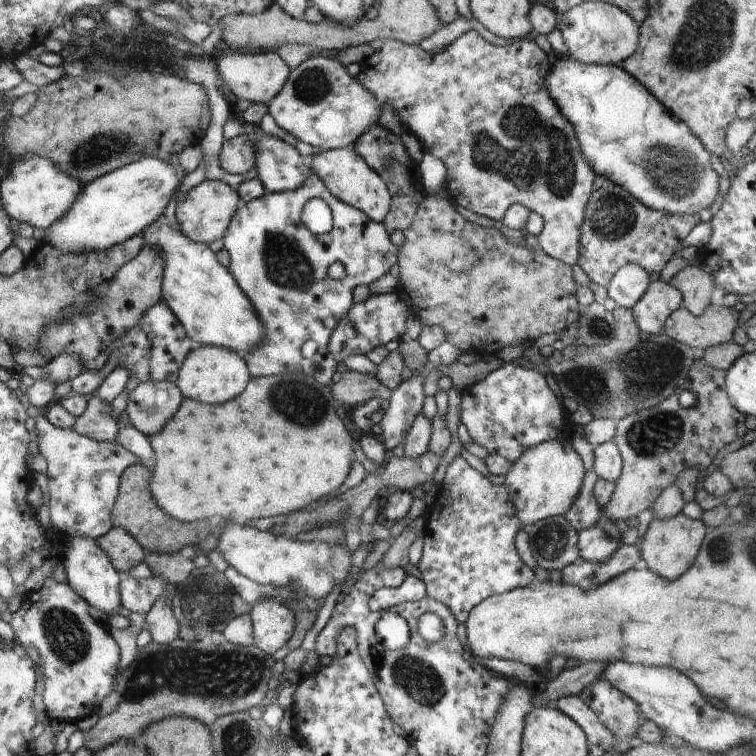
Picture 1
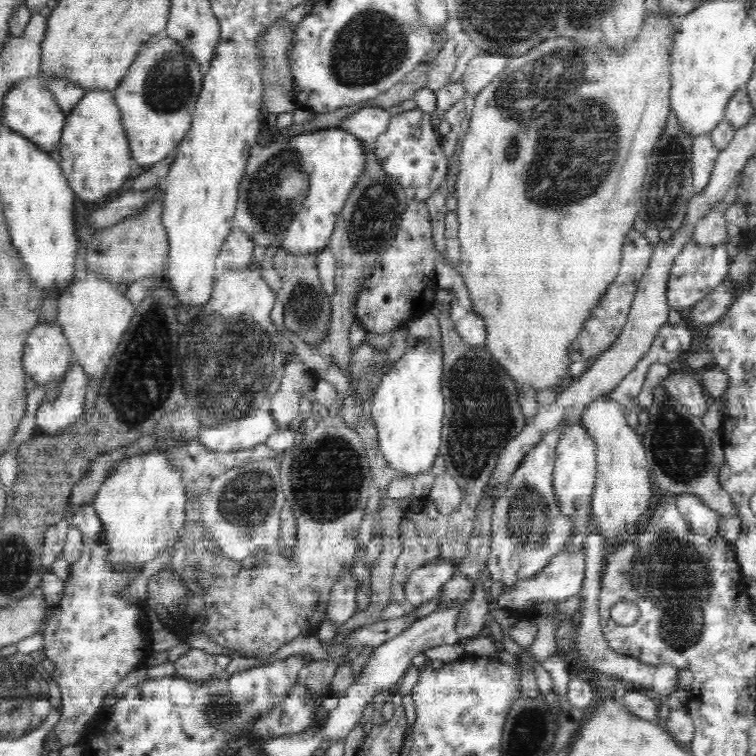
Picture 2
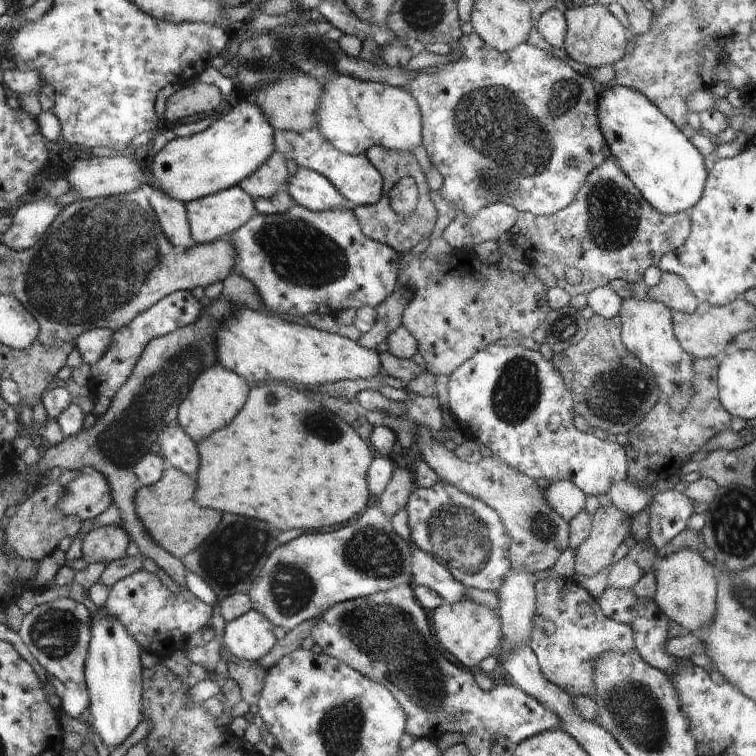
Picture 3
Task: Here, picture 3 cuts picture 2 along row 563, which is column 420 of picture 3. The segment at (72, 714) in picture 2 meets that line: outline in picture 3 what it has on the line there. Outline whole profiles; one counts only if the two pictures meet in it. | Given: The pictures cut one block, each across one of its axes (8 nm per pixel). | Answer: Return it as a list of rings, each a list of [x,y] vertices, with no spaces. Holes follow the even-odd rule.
[[[471,32],[469,36],[461,36],[455,42],[453,48],[455,48],[455,52],[461,54],[455,62],[447,62],[447,64],[439,64],[435,68],[429,68],[427,72],[419,74],[417,78],[413,78],[409,82],[409,94],[417,100],[417,104],[421,108],[421,116],[423,116],[423,148],[425,148],[425,152],[429,156],[429,162],[433,164],[433,170],[437,170],[441,174],[441,178],[443,178],[443,188],[439,192],[435,192],[435,194],[433,192],[429,194],[433,204],[435,204],[435,210],[437,210],[433,236],[439,236],[439,232],[445,230],[451,224],[451,218],[453,218],[451,208],[461,210],[467,218],[473,218],[481,208],[493,204],[495,200],[503,202],[507,206],[513,206],[519,212],[531,212],[535,216],[553,216],[555,212],[567,208],[567,204],[571,204],[575,200],[575,196],[577,196],[575,192],[579,192],[577,186],[587,180],[585,176],[593,168],[589,158],[595,152],[601,150],[603,140],[605,140],[605,138],[601,138],[603,132],[599,132],[601,128],[599,128],[599,122],[597,122],[597,100],[599,98],[595,96],[593,84],[587,78],[587,74],[585,76],[575,74],[573,70],[569,70],[567,64],[563,64],[557,58],[549,56],[545,50],[539,50],[539,48],[529,46],[529,44],[519,44],[511,52],[503,52],[501,54],[499,50],[485,46],[485,42],[475,32]]]

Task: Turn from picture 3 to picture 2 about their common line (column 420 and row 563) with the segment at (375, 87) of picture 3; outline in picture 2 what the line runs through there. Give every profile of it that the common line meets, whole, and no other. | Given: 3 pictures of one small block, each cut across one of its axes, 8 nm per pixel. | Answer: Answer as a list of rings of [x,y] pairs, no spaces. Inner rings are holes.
[[[150,450],[148,454],[122,460],[92,502],[104,526],[106,562],[116,572],[138,574],[146,562],[178,542],[186,522],[188,500],[182,472],[170,464],[166,452]]]

